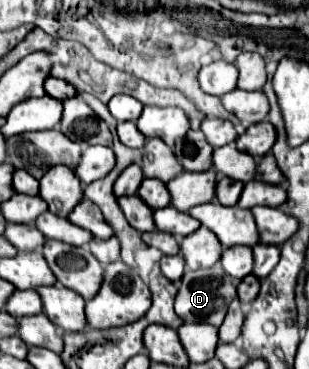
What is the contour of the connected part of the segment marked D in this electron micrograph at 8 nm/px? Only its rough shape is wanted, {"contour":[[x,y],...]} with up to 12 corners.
{"contour":[[221,263],[185,271],[175,313],[219,327],[237,295]]}

